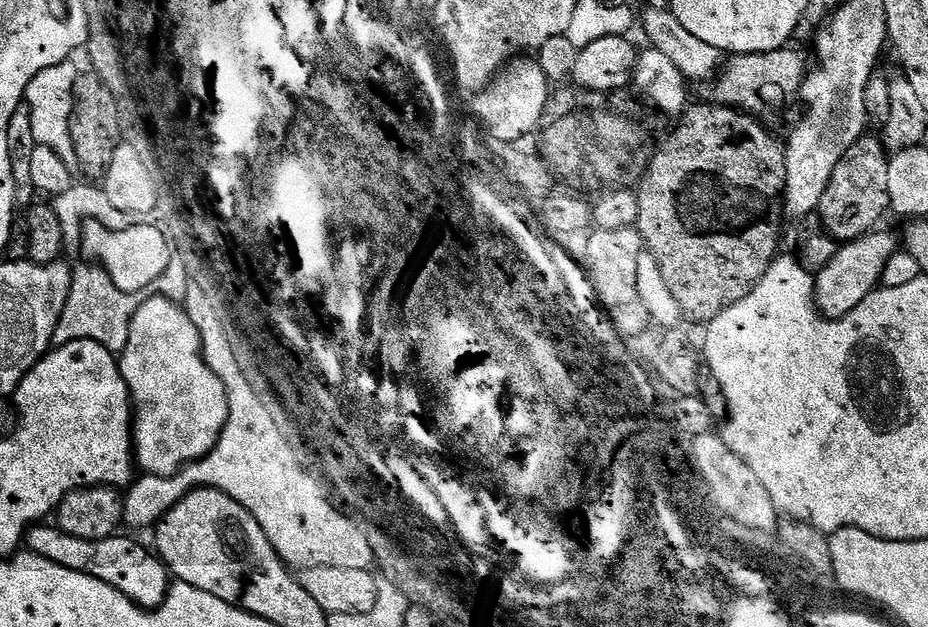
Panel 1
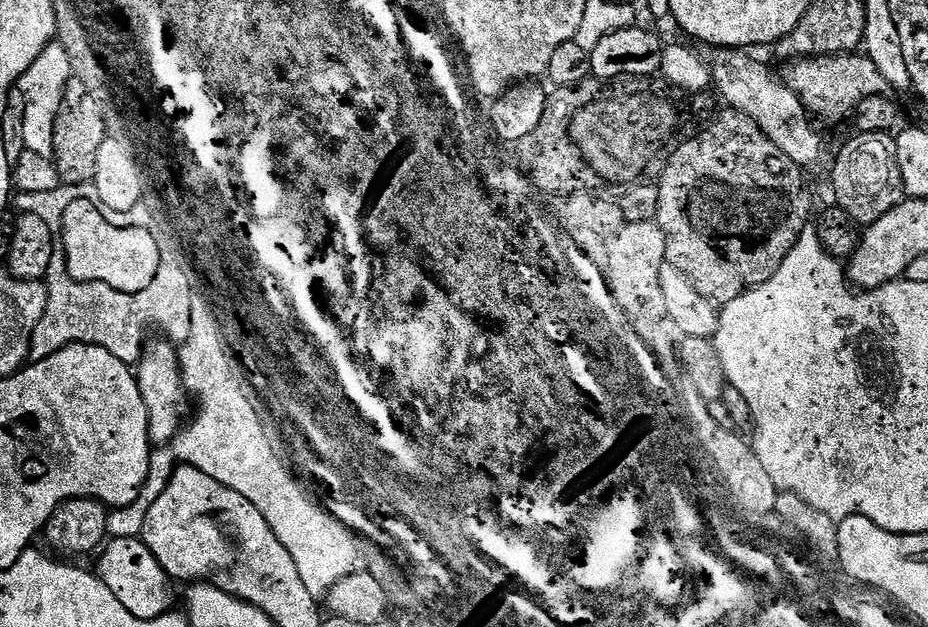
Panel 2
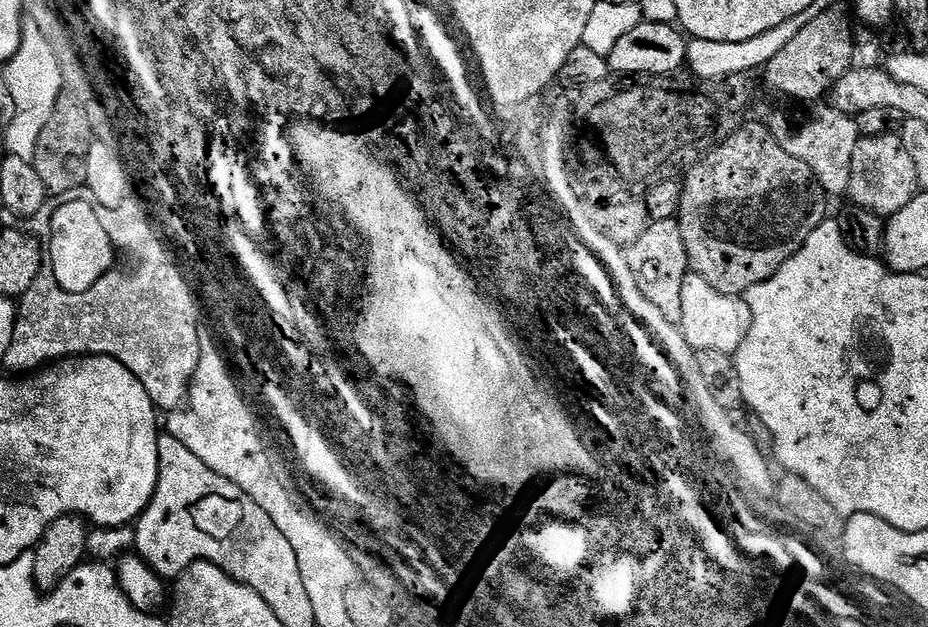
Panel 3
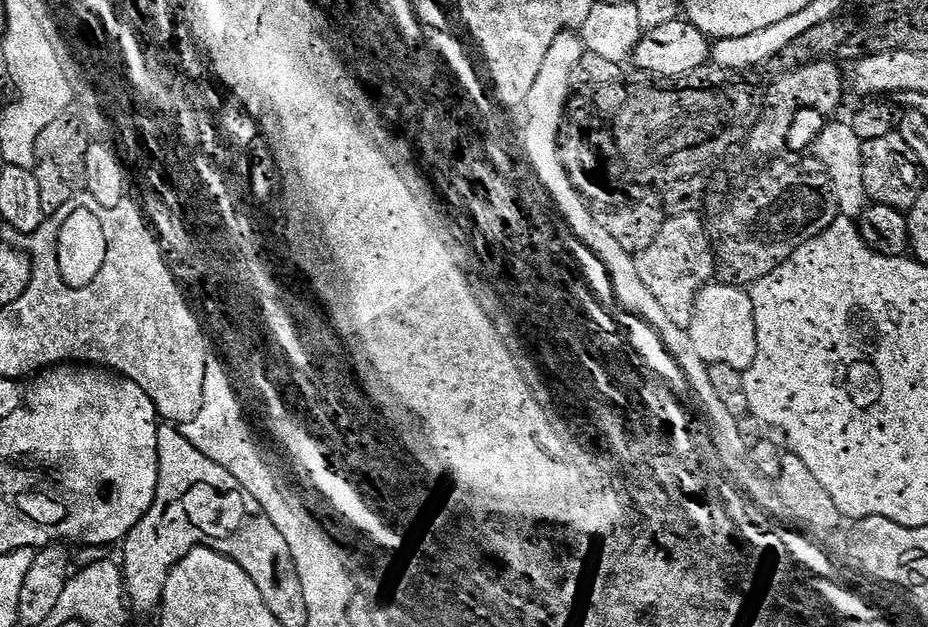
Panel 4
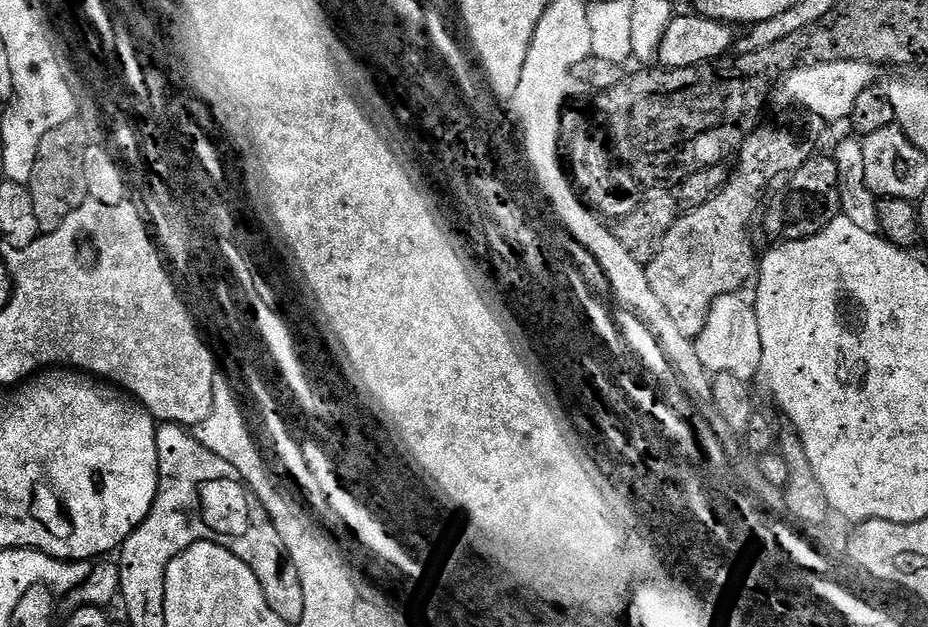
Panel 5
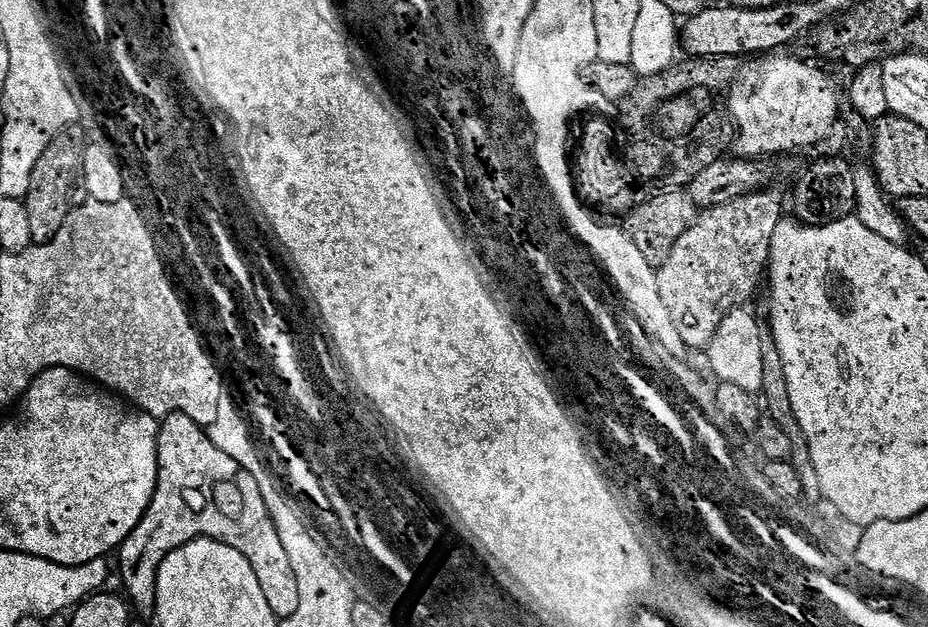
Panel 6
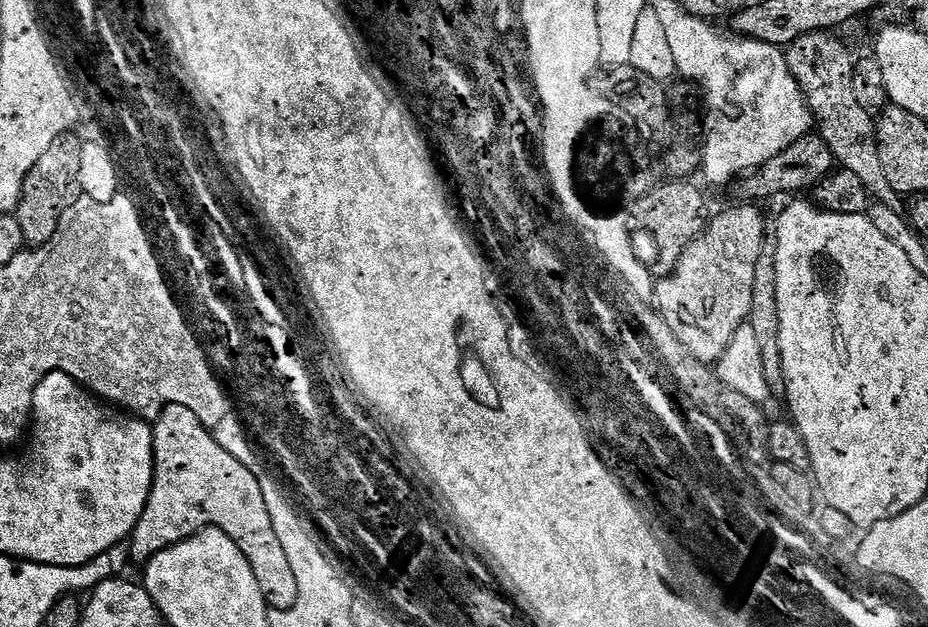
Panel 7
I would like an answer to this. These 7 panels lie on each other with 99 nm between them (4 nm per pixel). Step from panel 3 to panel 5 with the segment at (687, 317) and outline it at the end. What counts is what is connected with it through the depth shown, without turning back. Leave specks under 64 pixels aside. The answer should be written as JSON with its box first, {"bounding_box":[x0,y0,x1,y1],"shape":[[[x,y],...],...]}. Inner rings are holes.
{"bounding_box":[694,292,762,381],"shape":[[[726,292],[722,296],[713,299],[706,326],[698,329],[698,335],[694,340],[698,359],[709,374],[734,374],[739,380],[755,381],[760,376],[762,366],[762,334],[758,334],[758,318],[756,306],[751,299],[748,300],[740,292]]]}

